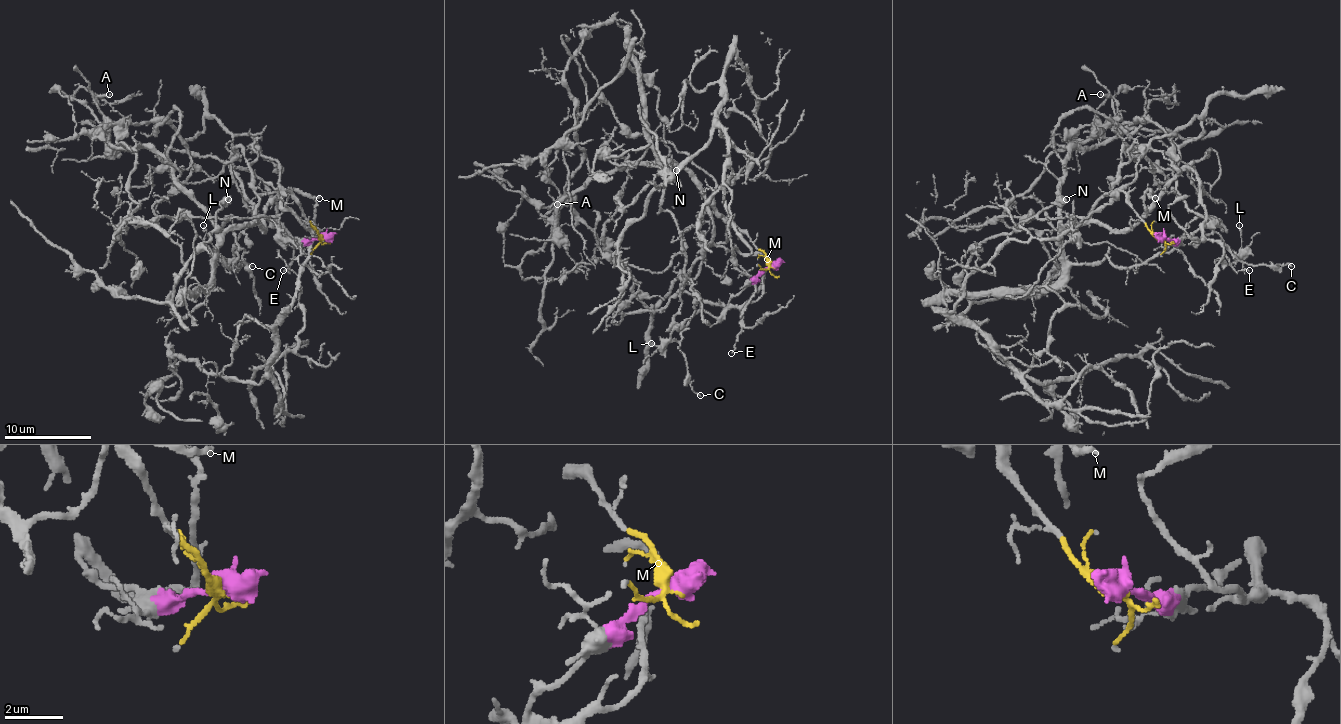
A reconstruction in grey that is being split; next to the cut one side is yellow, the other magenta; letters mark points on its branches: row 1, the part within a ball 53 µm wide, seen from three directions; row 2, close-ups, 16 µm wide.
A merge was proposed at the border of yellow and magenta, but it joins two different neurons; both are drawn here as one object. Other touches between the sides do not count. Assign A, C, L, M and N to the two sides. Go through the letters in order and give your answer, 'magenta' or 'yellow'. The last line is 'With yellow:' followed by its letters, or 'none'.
A: yellow
C: magenta
L: magenta
M: yellow
N: yellow
With yellow: A, M, N

